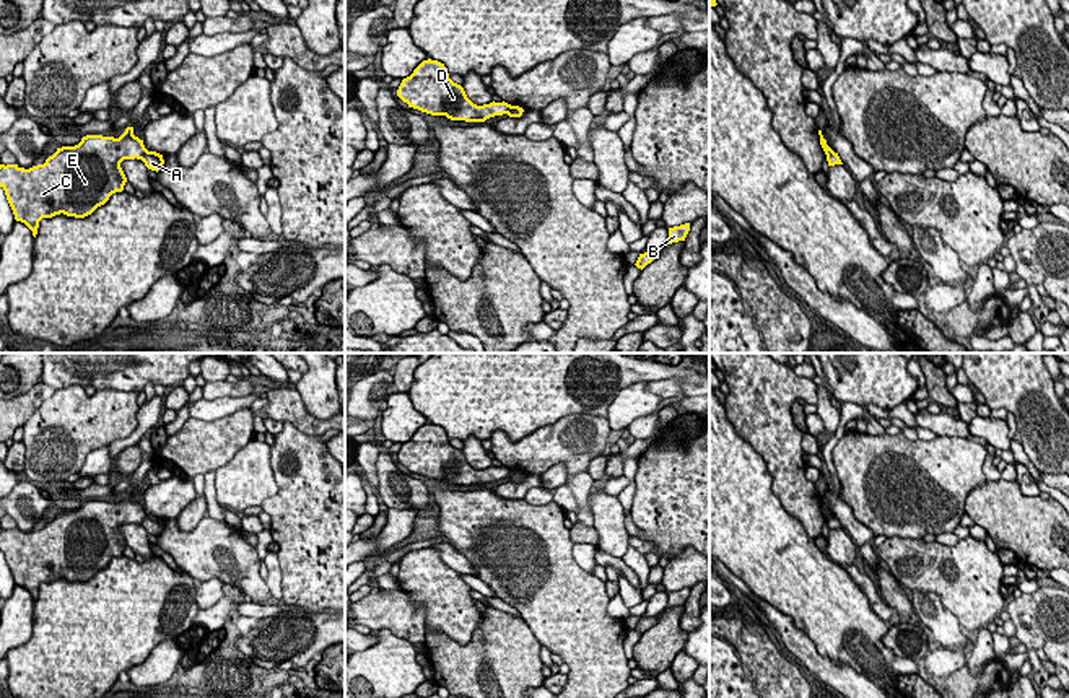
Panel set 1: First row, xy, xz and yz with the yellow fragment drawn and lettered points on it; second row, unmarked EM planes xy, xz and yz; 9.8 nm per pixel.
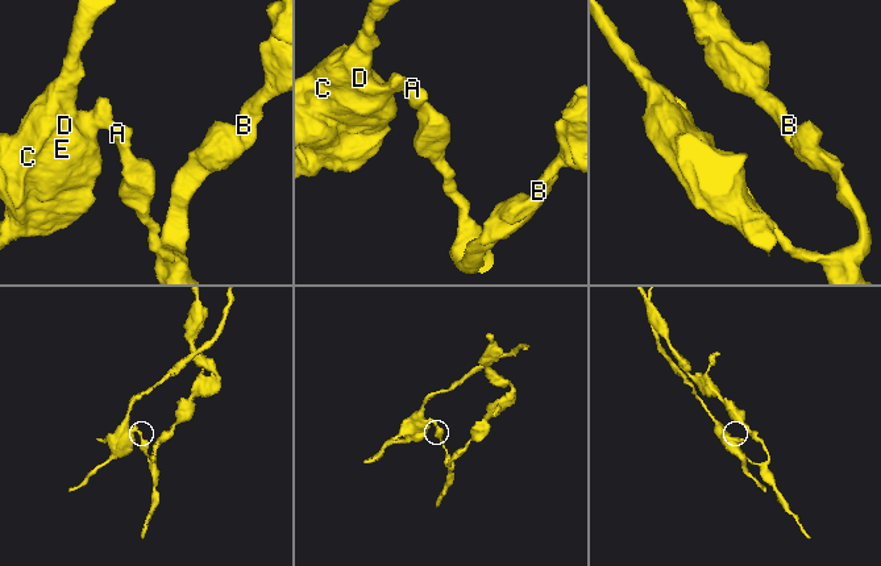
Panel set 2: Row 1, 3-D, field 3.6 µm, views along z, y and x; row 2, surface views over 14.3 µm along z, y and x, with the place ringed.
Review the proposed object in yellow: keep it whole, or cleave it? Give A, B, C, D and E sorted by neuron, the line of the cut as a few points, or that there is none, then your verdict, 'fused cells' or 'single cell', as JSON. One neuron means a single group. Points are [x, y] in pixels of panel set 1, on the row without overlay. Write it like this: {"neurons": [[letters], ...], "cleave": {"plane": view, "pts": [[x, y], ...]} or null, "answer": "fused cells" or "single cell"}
{"neurons": [["A", "B"], ["C", "D", "E"]], "cleave": {"plane": "xy", "pts": [[147, 514], [140, 523]]}, "answer": "fused cells"}

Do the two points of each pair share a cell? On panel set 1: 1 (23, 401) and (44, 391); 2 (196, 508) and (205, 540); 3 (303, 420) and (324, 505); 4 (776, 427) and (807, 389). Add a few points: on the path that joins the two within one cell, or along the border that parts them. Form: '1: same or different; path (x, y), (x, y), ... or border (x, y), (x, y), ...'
1: same; path (28, 401), (39, 391)
2: different; border (205, 514), (192, 529), (181, 531), (176, 526)
3: different; border (283, 420), (319, 438)
4: same; path (778, 415), (778, 409), (796, 391)

